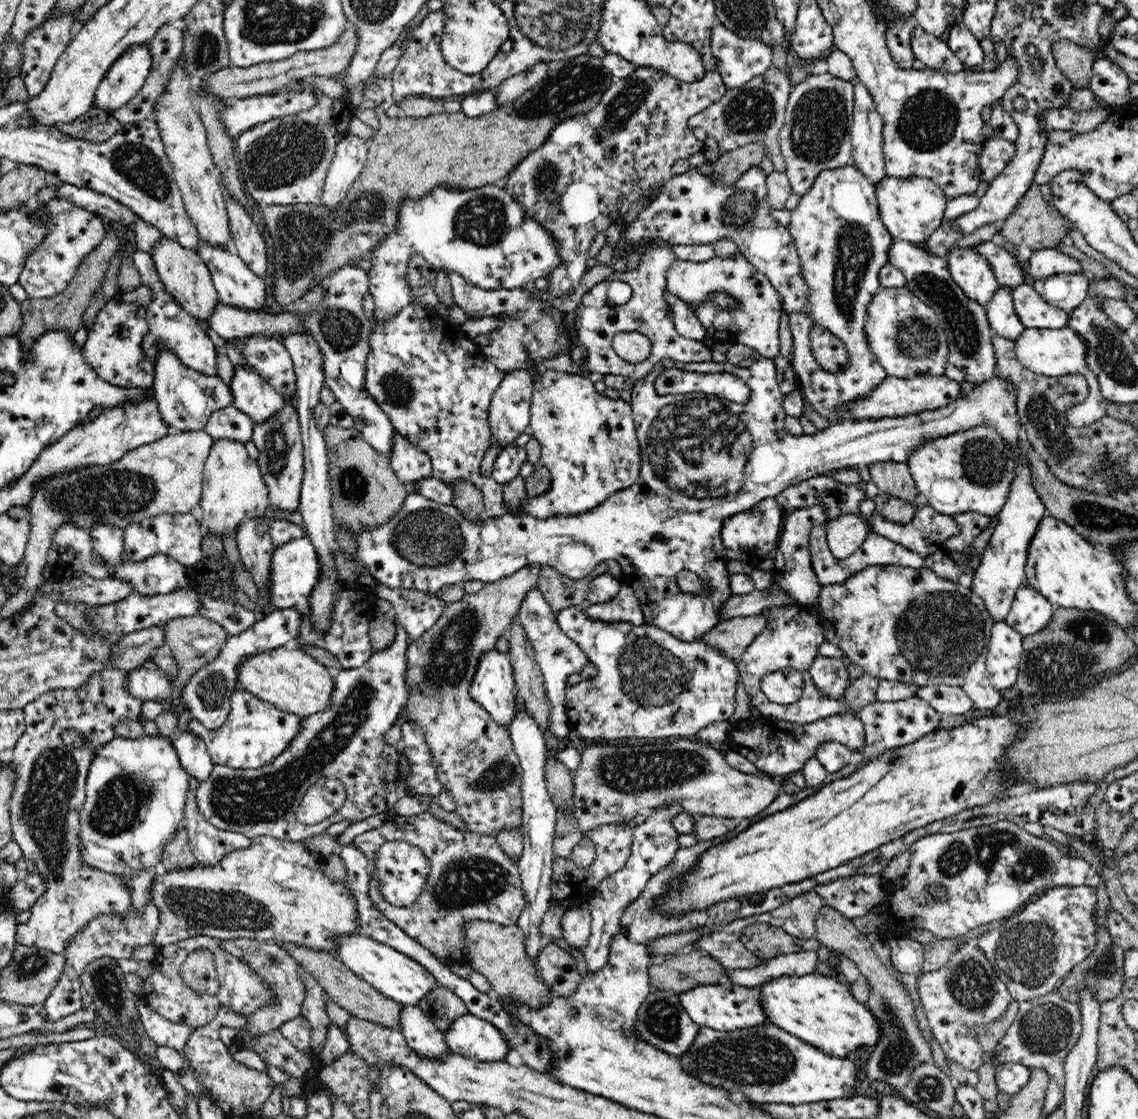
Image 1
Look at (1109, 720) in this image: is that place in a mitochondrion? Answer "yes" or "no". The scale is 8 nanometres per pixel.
no

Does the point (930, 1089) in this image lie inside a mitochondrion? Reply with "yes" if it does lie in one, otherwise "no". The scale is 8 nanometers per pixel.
yes

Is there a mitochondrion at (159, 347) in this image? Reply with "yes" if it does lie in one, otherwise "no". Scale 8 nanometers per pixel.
no

